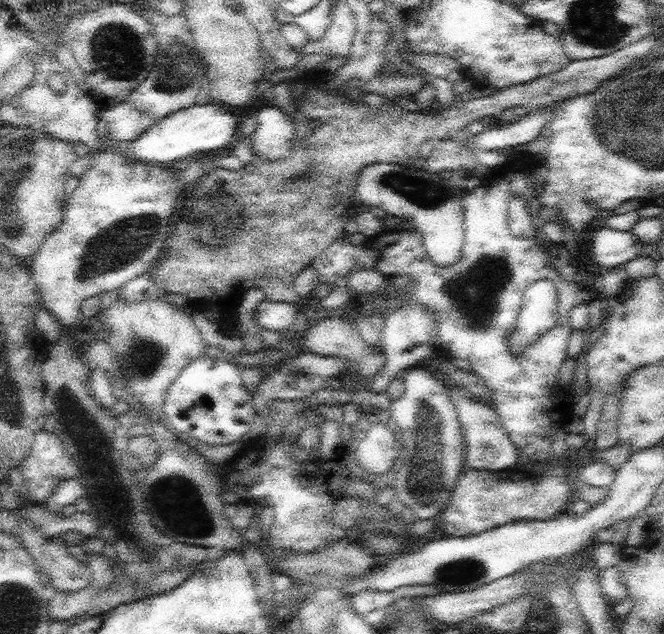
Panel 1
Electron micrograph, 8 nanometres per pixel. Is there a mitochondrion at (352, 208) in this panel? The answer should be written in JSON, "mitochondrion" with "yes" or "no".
{"mitochondrion":"no"}

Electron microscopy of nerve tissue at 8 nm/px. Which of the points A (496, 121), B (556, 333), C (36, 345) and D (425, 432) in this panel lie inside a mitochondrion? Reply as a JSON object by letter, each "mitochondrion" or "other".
{"A":"other","B":"other","C":"mitochondrion","D":"mitochondrion"}

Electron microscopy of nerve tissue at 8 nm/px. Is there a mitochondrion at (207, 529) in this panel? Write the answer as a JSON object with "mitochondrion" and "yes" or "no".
{"mitochondrion":"yes"}

